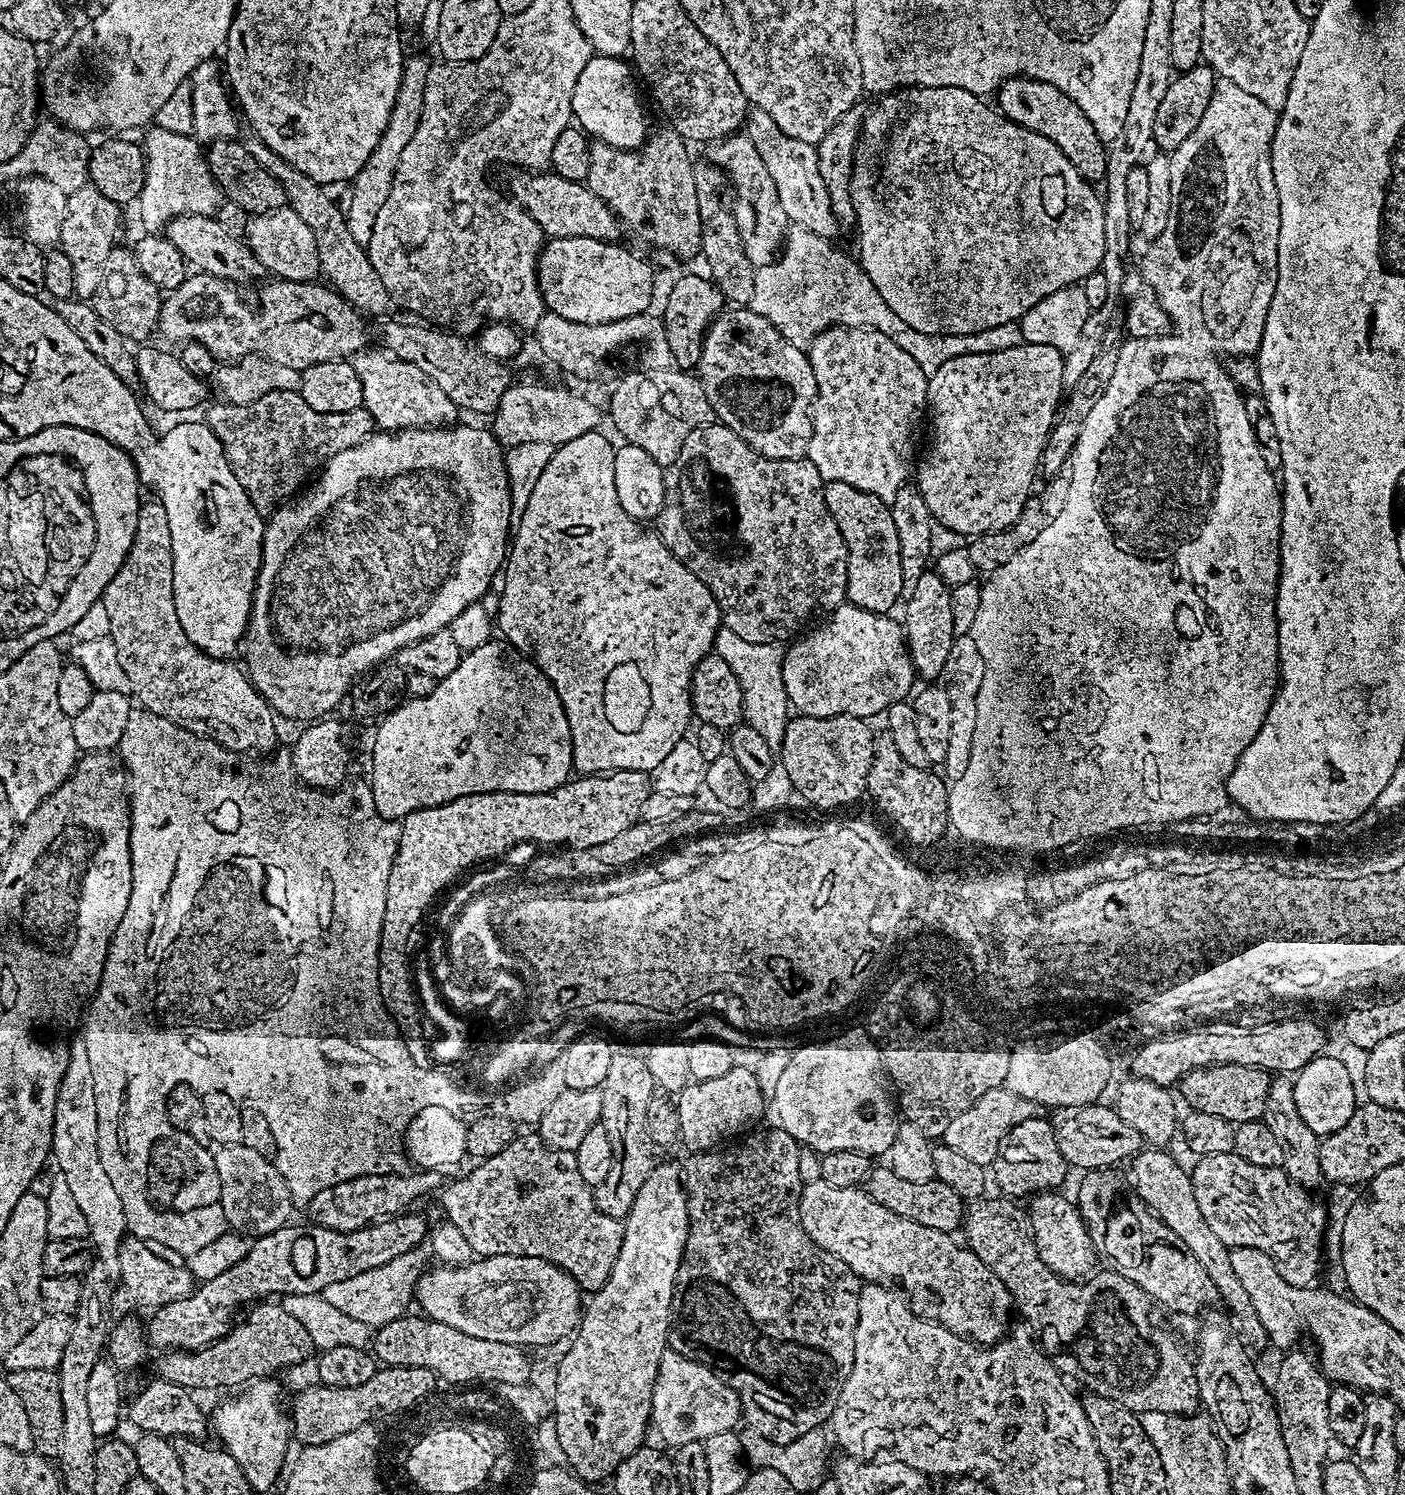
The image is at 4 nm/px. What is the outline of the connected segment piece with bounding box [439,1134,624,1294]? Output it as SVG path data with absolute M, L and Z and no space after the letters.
M520 1134L506 1150L472 1167L464 1176L446 1184L439 1196L445 1219L460 1229L477 1257L542 1258L570 1274L576 1285L588 1294L597 1292L607 1282L610 1270L616 1265L618 1250L624 1248L624 1226L610 1218L610 1214L598 1210L593 1185L582 1178L575 1152L551 1148L536 1134Z

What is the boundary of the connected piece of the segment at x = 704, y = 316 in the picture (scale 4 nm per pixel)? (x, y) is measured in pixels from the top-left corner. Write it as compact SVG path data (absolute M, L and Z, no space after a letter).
M707 275L680 276L668 292L668 301L664 304L662 317L666 328L667 345L673 355L675 367L692 370L702 358L702 346L708 333L708 327L725 311L726 301L718 286Z

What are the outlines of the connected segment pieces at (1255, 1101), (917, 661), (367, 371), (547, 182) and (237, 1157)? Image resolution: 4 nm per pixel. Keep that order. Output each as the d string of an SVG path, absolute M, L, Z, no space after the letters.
M1210 1064L1205 1068L1196 1068L1193 1072L1186 1074L1180 1080L1178 1092L1182 1100L1182 1095L1184 1095L1184 1100L1188 1103L1189 1109L1218 1115L1220 1118L1229 1120L1232 1125L1237 1125L1242 1122L1264 1119L1266 1094L1270 1094L1270 1076L1263 1068L1247 1068L1237 1064Z
M925 570L918 582L910 585L910 595L903 605L902 627L908 640L908 653L917 677L924 682L932 682L943 677L946 657L950 654L950 646L958 635L956 629L956 612L952 609L953 589L935 570Z
M372 346L359 353L352 360L352 365L354 370L358 370L358 378L362 378L363 408L370 413L377 429L391 434L414 428L442 428L457 423L456 404L450 402L442 386L438 386L426 370L418 370L418 366L400 360L380 346Z
M516 170L511 173L513 176L508 180L506 192L516 203L521 204L530 216L538 222L540 229L544 231L545 237L551 239L564 238L594 238L607 241L619 241L622 233L622 223L620 217L613 212L594 190L588 188L587 183L570 178L562 178L551 170Z
M242 1143L225 1144L215 1149L214 1166L220 1183L218 1208L223 1223L231 1231L255 1238L276 1231L293 1219L294 1205L288 1183L283 1171L269 1157Z

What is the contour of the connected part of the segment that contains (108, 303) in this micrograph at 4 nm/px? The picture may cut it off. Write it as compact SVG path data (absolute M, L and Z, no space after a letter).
M118 246L112 251L112 259L108 261L108 270L104 273L102 282L98 290L93 294L90 301L92 309L118 334L122 334L129 342L144 340L153 331L157 331L160 322L160 305L162 303L162 293L160 288L142 272L136 264L135 255L128 252L124 246Z

